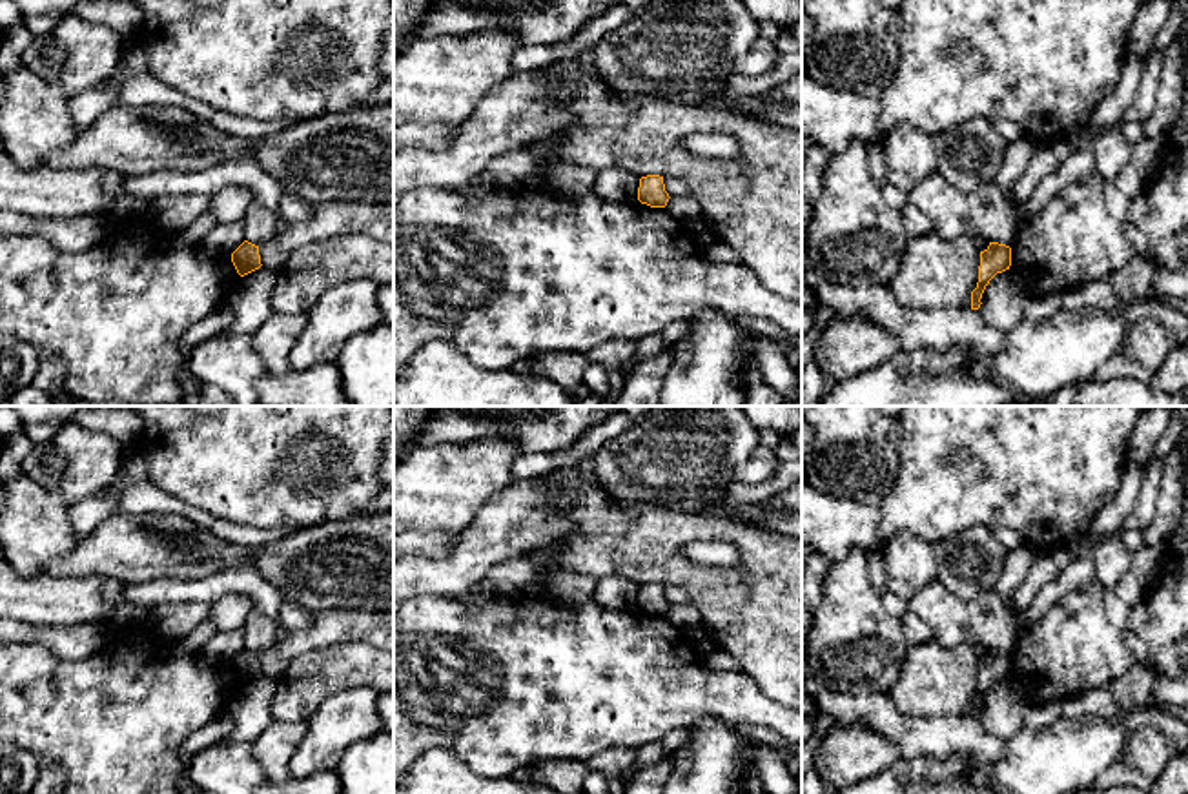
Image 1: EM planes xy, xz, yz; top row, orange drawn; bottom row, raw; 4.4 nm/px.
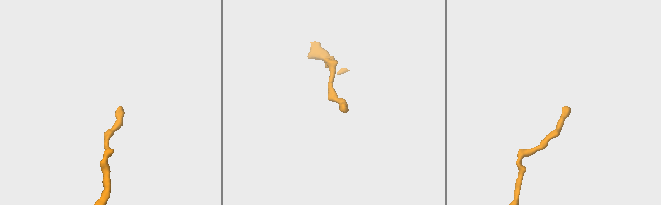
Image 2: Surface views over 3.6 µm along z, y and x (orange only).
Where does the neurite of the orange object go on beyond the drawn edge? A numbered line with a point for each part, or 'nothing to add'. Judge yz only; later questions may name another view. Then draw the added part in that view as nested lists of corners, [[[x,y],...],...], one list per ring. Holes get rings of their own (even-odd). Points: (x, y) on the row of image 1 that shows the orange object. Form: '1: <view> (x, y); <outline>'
nothing to add

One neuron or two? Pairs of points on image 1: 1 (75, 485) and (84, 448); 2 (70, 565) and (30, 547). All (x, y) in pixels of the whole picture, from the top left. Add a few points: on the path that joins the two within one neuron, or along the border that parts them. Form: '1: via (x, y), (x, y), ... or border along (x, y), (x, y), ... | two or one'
1: via (75, 476), (75, 465), (82, 458) | one
2: border along (84, 539), (68, 554), (57, 556), (46, 572) | two

